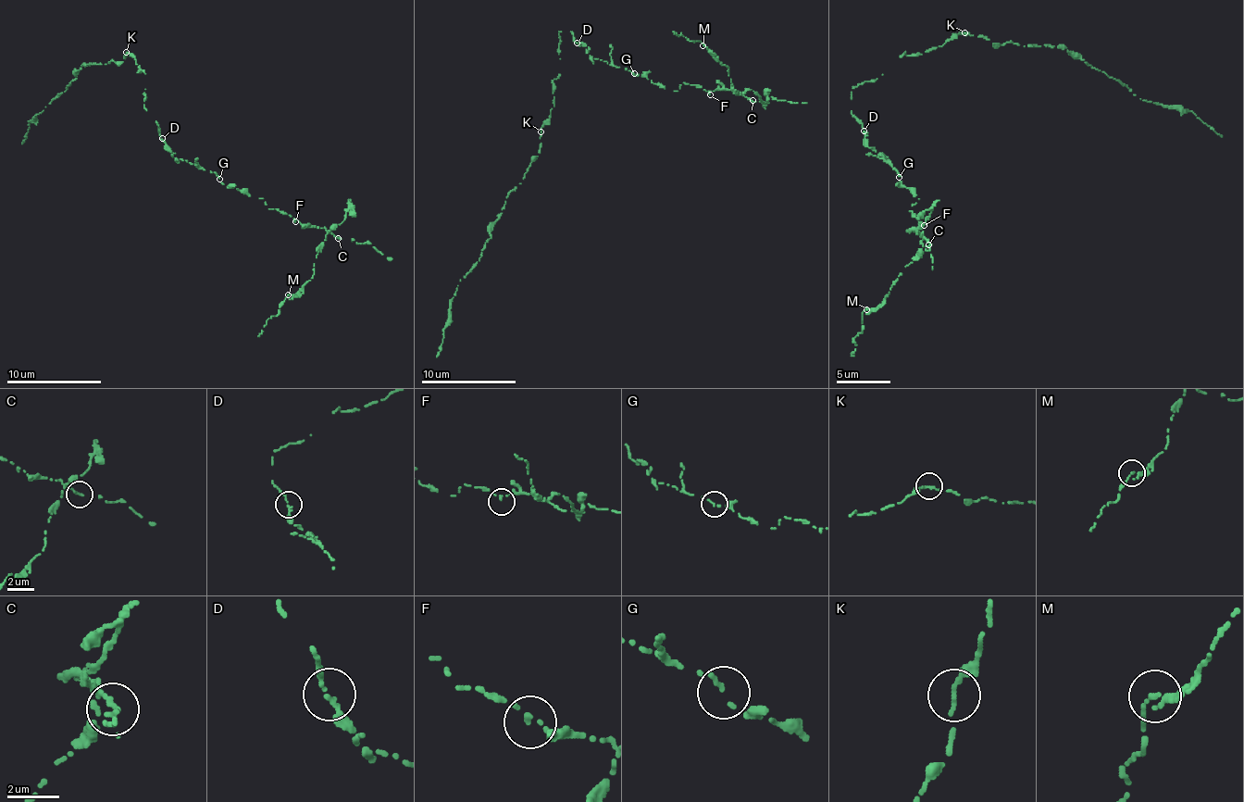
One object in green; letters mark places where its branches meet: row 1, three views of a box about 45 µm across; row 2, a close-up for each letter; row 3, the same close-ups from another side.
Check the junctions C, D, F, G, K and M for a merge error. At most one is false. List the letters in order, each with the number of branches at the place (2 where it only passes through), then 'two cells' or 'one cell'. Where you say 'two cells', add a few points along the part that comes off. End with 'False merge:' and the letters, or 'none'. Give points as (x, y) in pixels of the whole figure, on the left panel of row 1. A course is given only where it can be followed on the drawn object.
C: 2 branches meet; one cell
D: 2 branches meet; one cell
F: 2 branches meet; one cell
G: 2 branches meet; one cell
K: 2 branches meet; two cells; foreign part runs (127, 53), (122, 62), (84, 65), (65, 91), (34, 117), (22, 143)
M: 2 branches meet; one cell
False merge: K

